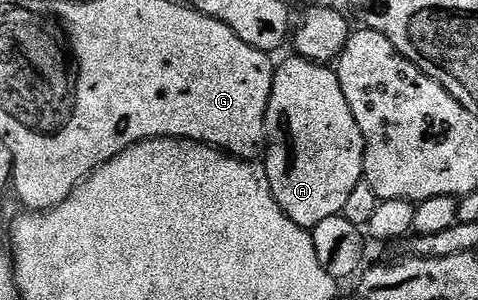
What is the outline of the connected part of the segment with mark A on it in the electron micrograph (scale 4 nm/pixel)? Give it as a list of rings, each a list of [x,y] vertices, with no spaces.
[[[301,57],[293,58],[286,59],[283,63],[279,62],[274,72],[272,97],[268,101],[268,113],[266,114],[264,166],[268,173],[268,185],[272,189],[272,197],[276,197],[280,209],[284,209],[284,213],[288,213],[288,217],[292,221],[296,221],[296,225],[313,229],[316,225],[320,225],[320,221],[328,221],[328,217],[336,217],[342,214],[348,196],[352,194],[352,189],[356,189],[356,185],[363,182],[362,170],[364,169],[364,149],[366,146],[364,145],[364,137],[360,133],[360,125],[356,125],[356,117],[352,117],[352,109],[348,109],[348,101],[344,101],[344,89],[340,89],[337,70],[325,63],[314,63],[310,59]]]

